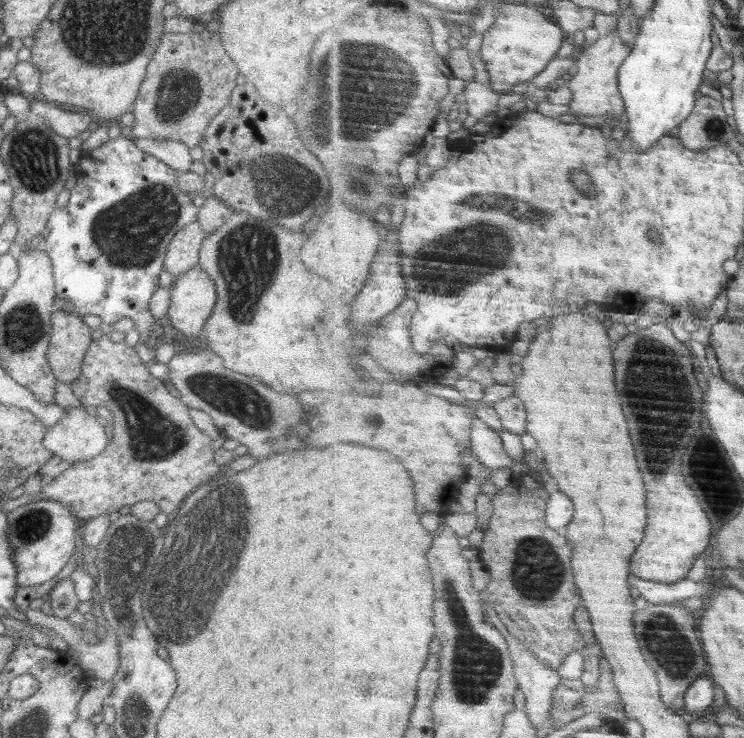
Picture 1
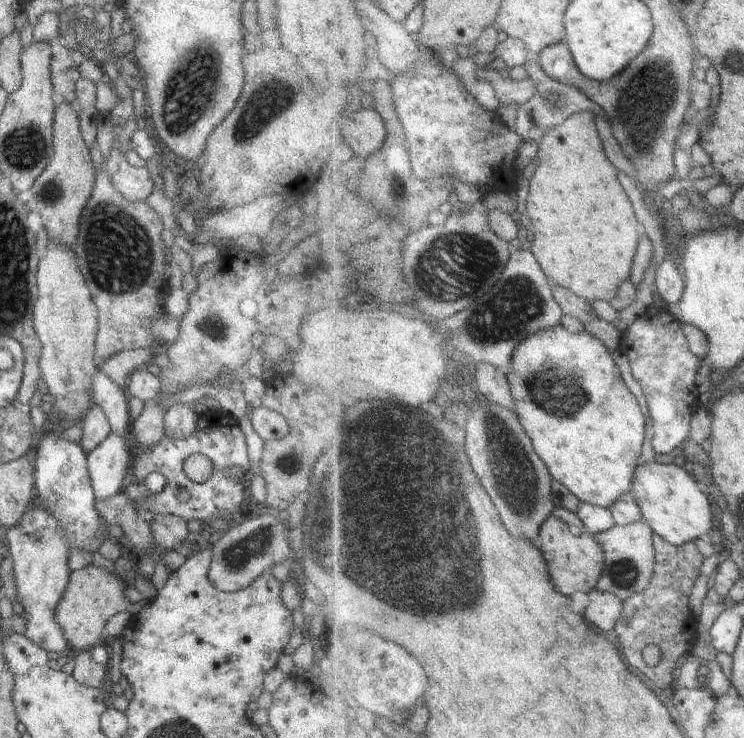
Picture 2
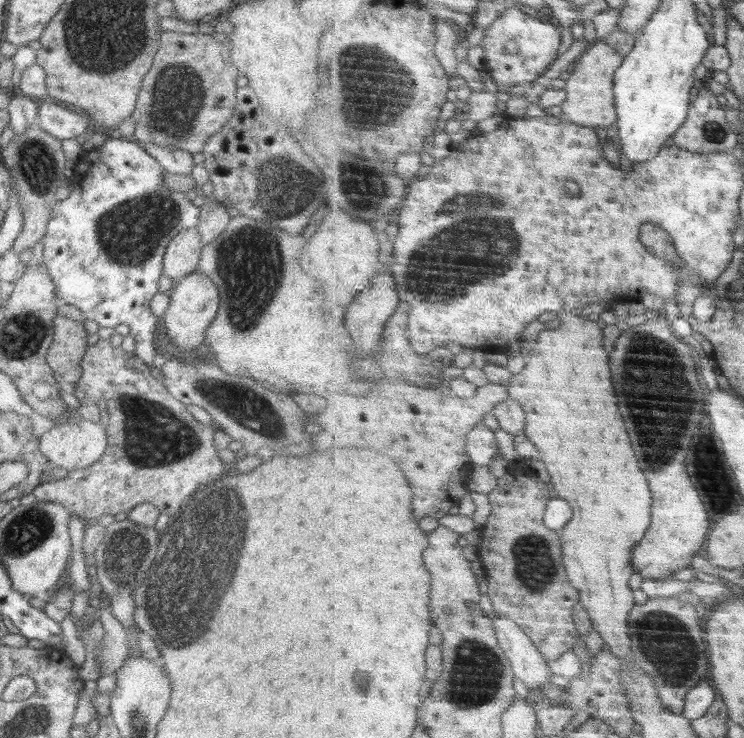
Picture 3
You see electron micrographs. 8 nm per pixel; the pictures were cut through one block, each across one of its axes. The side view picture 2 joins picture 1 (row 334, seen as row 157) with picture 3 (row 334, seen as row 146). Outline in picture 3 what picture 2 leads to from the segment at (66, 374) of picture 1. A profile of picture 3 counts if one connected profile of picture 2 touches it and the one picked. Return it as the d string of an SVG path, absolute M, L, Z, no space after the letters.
M58 315L54 317L52 330L47 363L57 382L69 388L78 382L83 371L81 362L88 347L86 330L81 322Z

